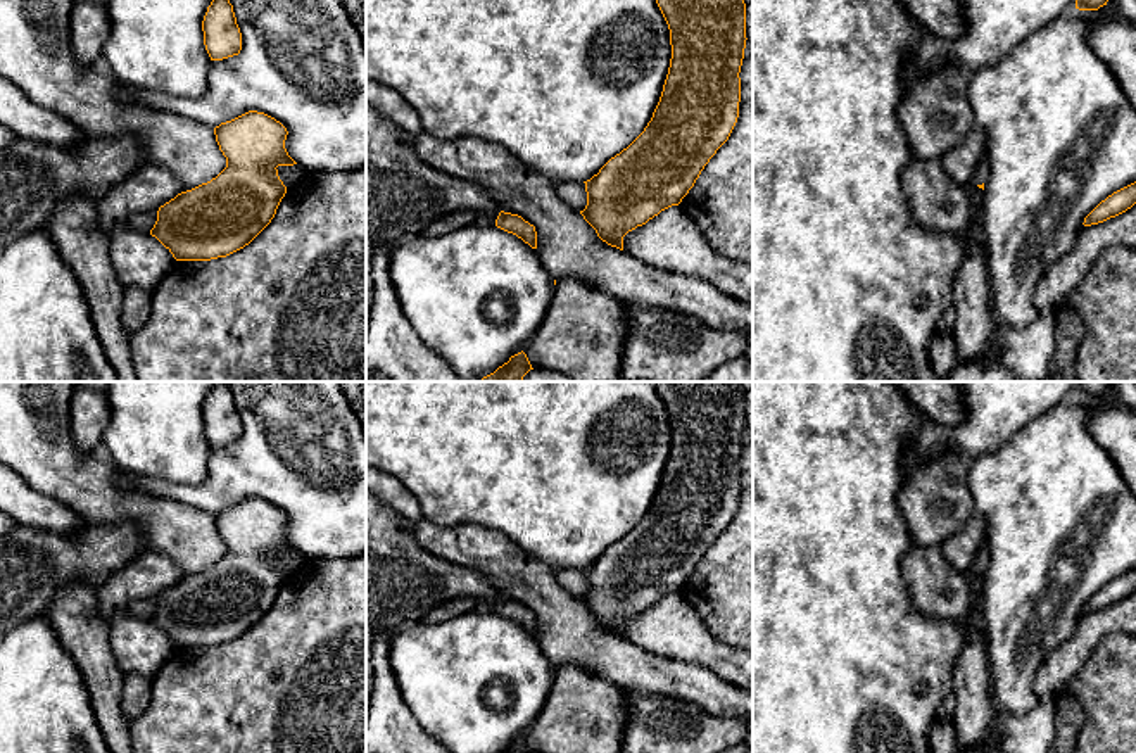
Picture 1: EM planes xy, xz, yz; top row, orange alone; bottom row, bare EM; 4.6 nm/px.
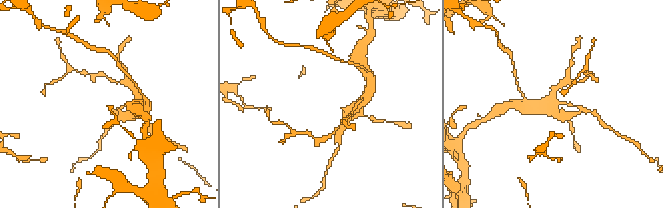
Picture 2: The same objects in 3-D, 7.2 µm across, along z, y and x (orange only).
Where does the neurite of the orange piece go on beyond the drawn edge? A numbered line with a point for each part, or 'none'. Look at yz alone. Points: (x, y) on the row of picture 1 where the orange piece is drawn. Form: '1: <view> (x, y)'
1: yz (981, 175)

